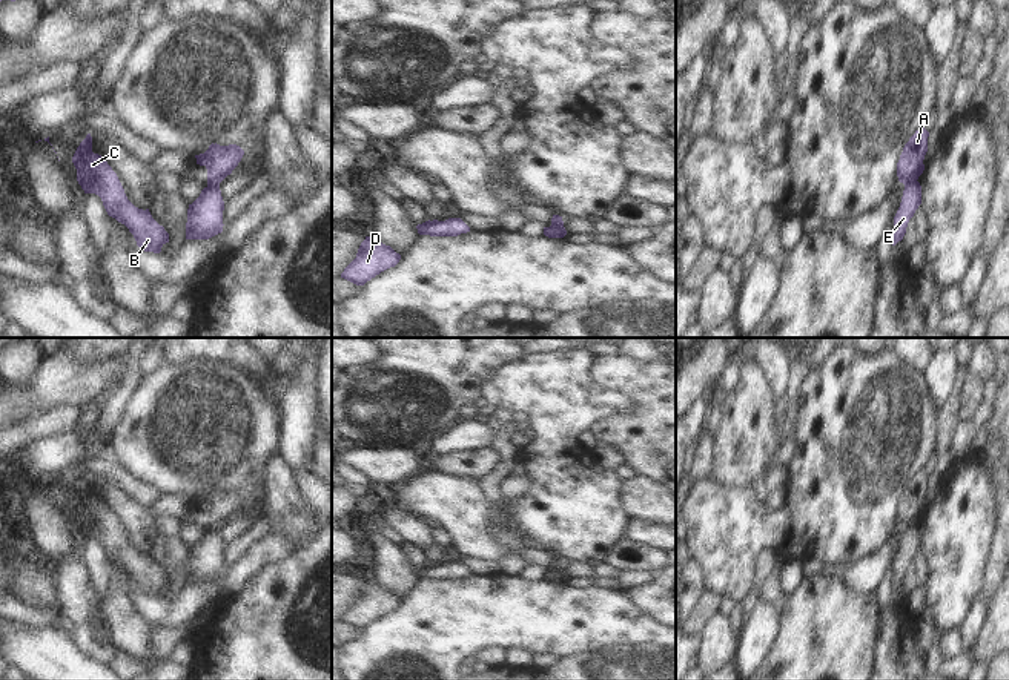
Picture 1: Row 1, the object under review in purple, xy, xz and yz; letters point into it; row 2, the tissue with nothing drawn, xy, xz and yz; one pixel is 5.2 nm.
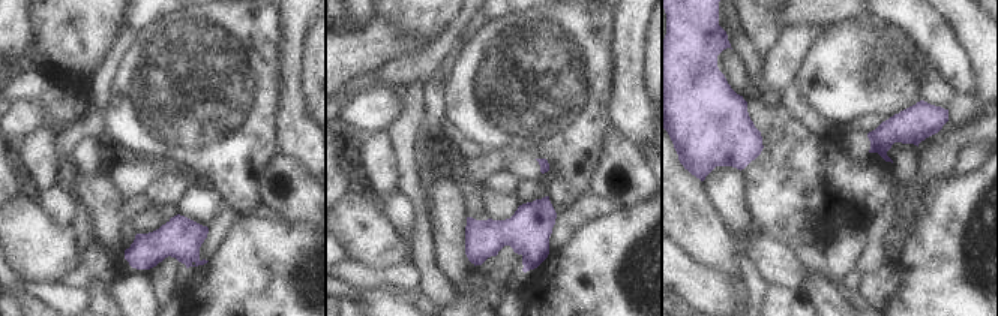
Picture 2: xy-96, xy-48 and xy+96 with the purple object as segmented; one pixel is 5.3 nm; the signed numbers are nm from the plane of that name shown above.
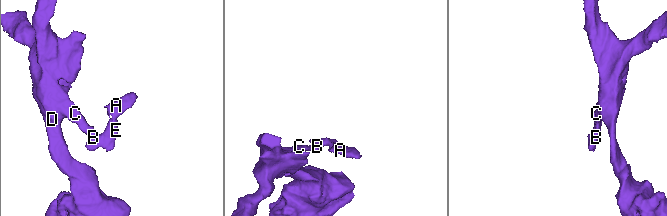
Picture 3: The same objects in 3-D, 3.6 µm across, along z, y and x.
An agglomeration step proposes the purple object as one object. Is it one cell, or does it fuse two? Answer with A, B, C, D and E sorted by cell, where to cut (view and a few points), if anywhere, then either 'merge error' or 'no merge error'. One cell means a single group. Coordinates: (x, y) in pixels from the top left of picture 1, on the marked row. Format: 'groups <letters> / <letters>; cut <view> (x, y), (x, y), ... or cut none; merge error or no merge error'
groups A / B C D E; cut yz (916, 180), (903, 183); merge error

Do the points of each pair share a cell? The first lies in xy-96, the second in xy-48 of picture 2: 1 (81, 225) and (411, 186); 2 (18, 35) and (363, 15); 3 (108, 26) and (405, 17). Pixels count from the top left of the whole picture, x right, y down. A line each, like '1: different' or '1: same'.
1: same
2: same
3: same

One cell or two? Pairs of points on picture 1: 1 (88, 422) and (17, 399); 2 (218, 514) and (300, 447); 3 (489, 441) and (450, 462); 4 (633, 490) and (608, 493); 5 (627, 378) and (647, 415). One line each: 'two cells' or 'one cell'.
1: two cells
2: two cells
3: two cells
4: two cells
5: one cell

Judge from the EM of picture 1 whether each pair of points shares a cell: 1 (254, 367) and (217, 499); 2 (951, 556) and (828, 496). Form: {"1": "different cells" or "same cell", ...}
{"1": "different cells", "2": "different cells"}

